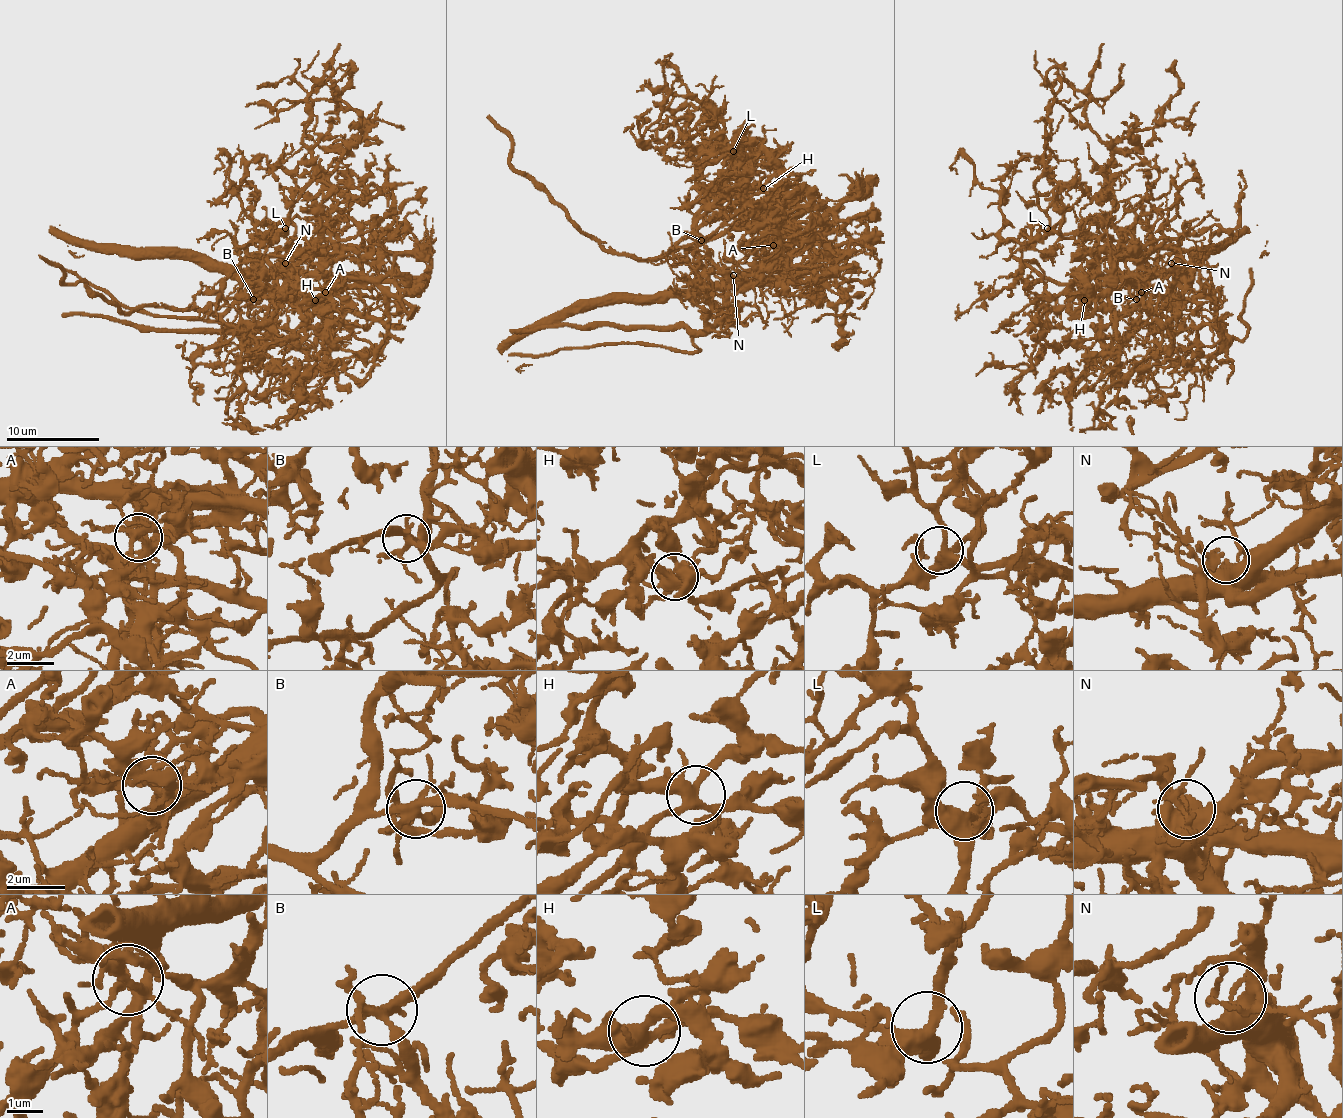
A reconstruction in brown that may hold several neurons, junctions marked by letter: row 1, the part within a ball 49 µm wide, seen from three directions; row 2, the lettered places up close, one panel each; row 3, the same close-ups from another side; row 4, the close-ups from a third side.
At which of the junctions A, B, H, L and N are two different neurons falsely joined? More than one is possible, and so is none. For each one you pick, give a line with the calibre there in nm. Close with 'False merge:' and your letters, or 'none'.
A: calibre 240 nm
B: calibre 280 nm
N: calibre 320 nm
False merge: A, B, N

